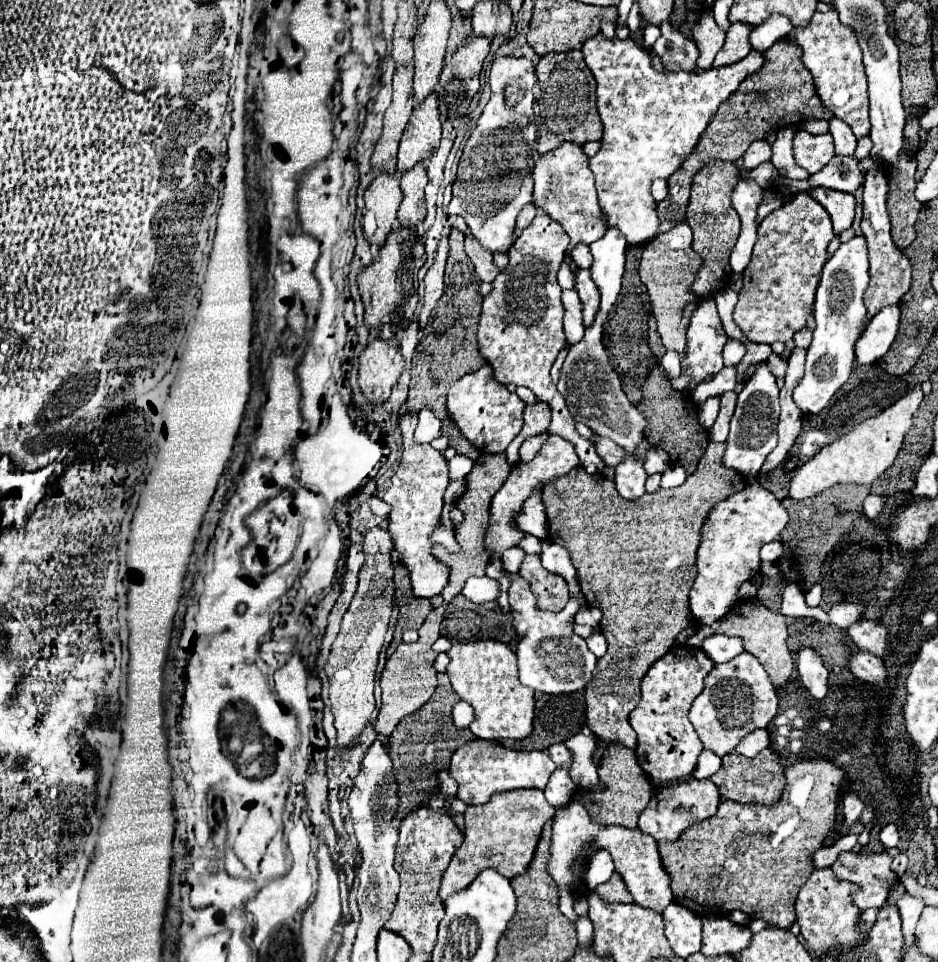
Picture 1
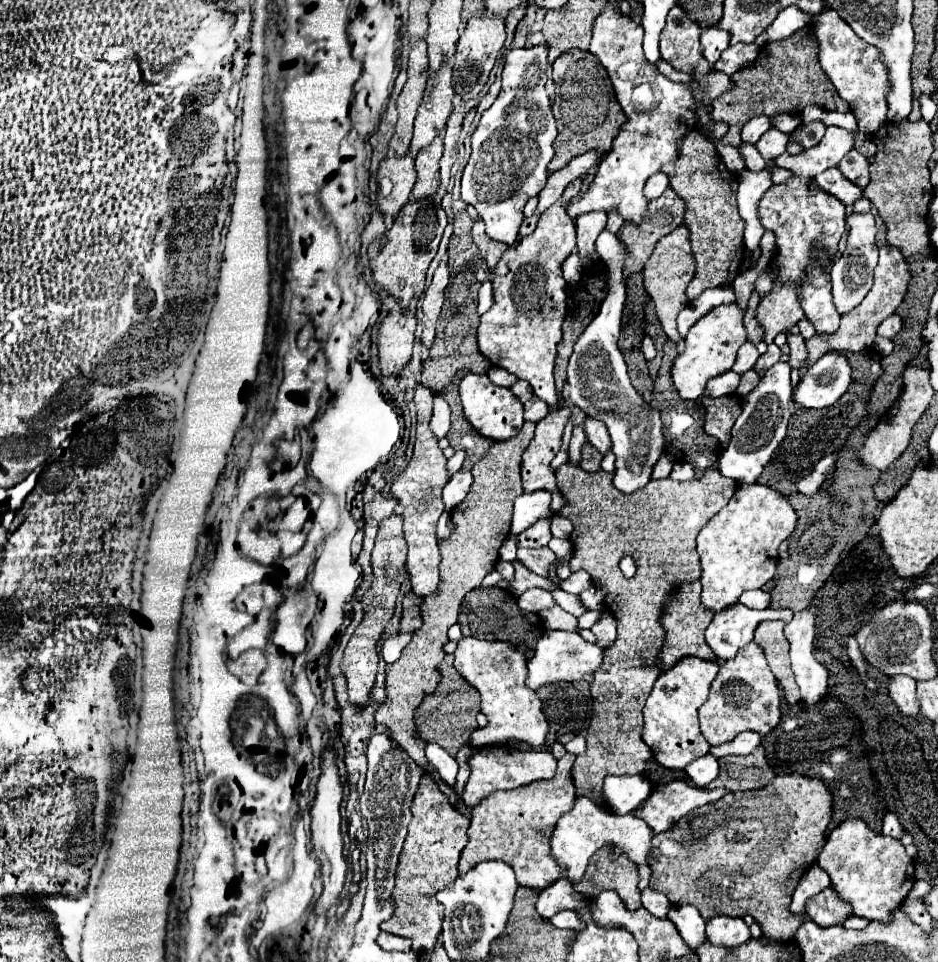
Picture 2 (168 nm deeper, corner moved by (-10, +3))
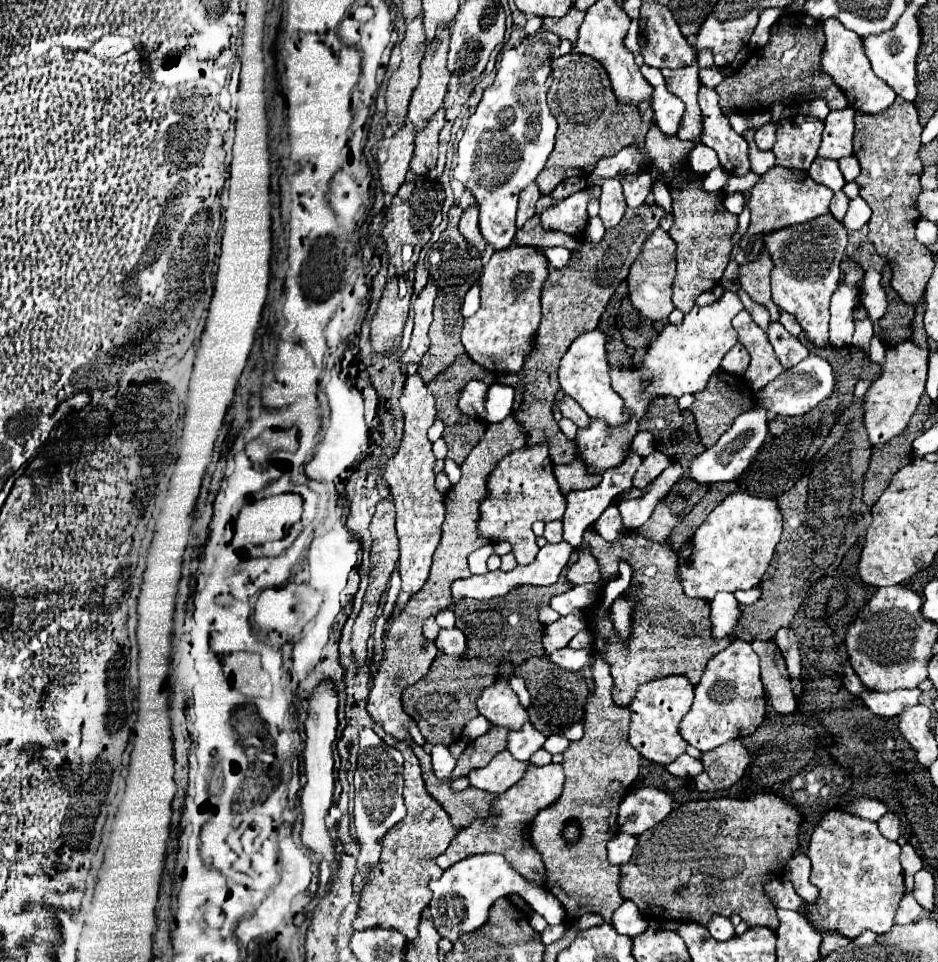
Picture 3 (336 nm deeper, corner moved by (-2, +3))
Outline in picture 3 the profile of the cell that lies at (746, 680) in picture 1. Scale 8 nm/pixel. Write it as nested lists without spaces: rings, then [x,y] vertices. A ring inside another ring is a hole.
[[[732,643],[708,661],[700,683],[694,687],[694,703],[678,727],[688,745],[700,751],[710,751],[730,739],[752,735],[764,721],[764,715],[766,699],[760,683],[758,655],[752,651],[750,643]]]

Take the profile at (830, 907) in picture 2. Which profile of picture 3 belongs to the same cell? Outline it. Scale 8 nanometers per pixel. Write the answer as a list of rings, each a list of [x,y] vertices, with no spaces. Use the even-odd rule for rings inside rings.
[[[774,879],[764,885],[766,895],[778,909],[790,909],[790,911],[800,911],[804,905],[804,899],[794,891],[792,883],[788,879]]]

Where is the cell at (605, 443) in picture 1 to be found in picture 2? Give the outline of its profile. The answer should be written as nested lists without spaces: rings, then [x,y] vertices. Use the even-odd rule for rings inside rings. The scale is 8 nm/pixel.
[[[588,419],[584,421],[584,431],[586,431],[586,437],[590,441],[590,445],[594,445],[602,455],[606,455],[610,449],[612,449],[612,441],[610,441],[610,435],[608,435],[608,429],[602,421],[598,419]]]

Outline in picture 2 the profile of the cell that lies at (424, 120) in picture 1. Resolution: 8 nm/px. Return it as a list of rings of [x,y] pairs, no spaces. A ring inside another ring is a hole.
[[[444,65],[440,73],[434,73],[428,79],[422,105],[418,107],[418,115],[414,121],[414,137],[410,145],[412,157],[418,155],[420,149],[428,147],[436,135],[440,135],[446,129],[446,121],[452,113],[452,69],[450,65]]]

